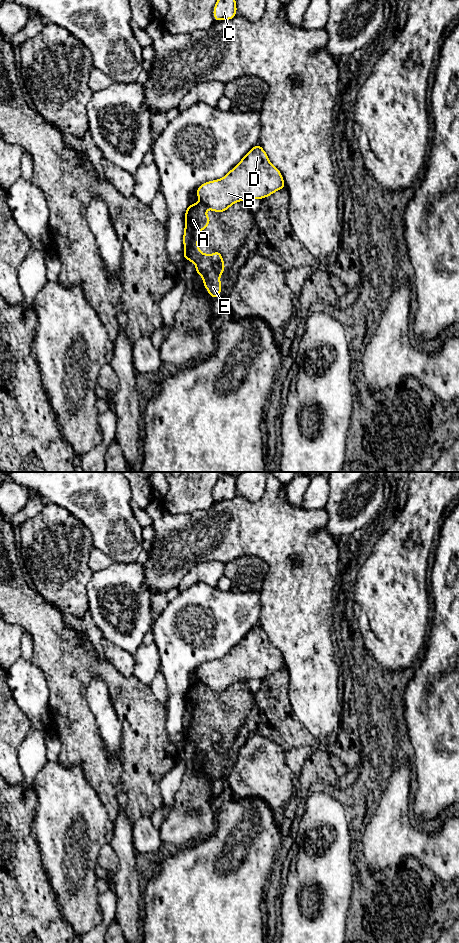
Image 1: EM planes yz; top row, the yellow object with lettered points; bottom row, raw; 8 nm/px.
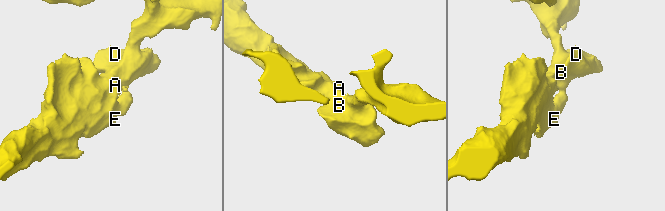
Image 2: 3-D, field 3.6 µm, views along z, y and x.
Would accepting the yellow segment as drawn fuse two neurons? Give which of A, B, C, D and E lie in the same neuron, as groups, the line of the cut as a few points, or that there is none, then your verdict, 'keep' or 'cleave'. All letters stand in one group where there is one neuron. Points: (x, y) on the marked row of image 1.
A E / B C D | yz (210, 255), (213, 267), (220, 274) | cleave

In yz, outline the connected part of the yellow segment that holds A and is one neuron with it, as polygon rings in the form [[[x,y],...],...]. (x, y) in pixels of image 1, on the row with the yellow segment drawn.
[[[199,201],[196,204],[189,204],[185,211],[185,228],[183,235],[184,259],[195,264],[196,273],[203,278],[203,284],[212,298],[219,297],[222,291],[220,274],[215,270],[210,254],[203,254],[198,248],[199,230],[206,230],[211,222],[206,217],[207,206]]]

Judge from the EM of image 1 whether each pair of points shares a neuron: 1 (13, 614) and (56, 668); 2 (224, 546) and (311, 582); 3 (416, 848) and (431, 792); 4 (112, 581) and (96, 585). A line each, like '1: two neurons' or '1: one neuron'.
1: one neuron
2: one neuron
3: two neurons
4: one neuron

